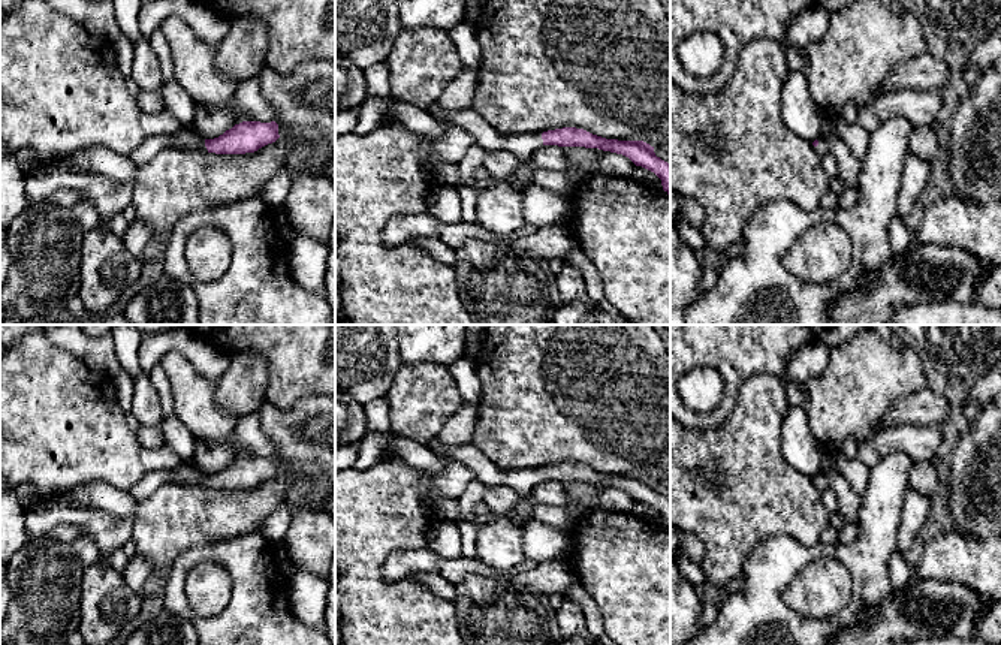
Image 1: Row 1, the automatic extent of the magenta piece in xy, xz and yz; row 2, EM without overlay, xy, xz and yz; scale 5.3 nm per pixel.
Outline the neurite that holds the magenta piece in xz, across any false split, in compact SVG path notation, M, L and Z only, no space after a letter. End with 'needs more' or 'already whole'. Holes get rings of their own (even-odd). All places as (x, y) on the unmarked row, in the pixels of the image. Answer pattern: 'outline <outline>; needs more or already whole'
outline M431 438L428 447L438 456L452 456L474 471L476 482L491 486L509 486L521 497L528 495L542 480L599 483L628 492L636 501L654 507L663 525L670 531L670 500L655 491L654 482L643 476L618 476L593 470L584 464L563 462L543 468L500 470L473 443L444 447Z; needs more

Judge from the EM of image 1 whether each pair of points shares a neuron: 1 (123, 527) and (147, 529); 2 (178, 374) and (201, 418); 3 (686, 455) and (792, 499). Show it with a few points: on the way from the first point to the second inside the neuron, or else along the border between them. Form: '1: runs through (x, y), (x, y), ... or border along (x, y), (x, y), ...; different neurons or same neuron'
1: border along (103, 508), (132, 518), (132, 537); different neurons
2: runs through (187, 385), (196, 407); same neuron
3: runs through (712, 463), (726, 469), (750, 493), (765, 496); same neuron

